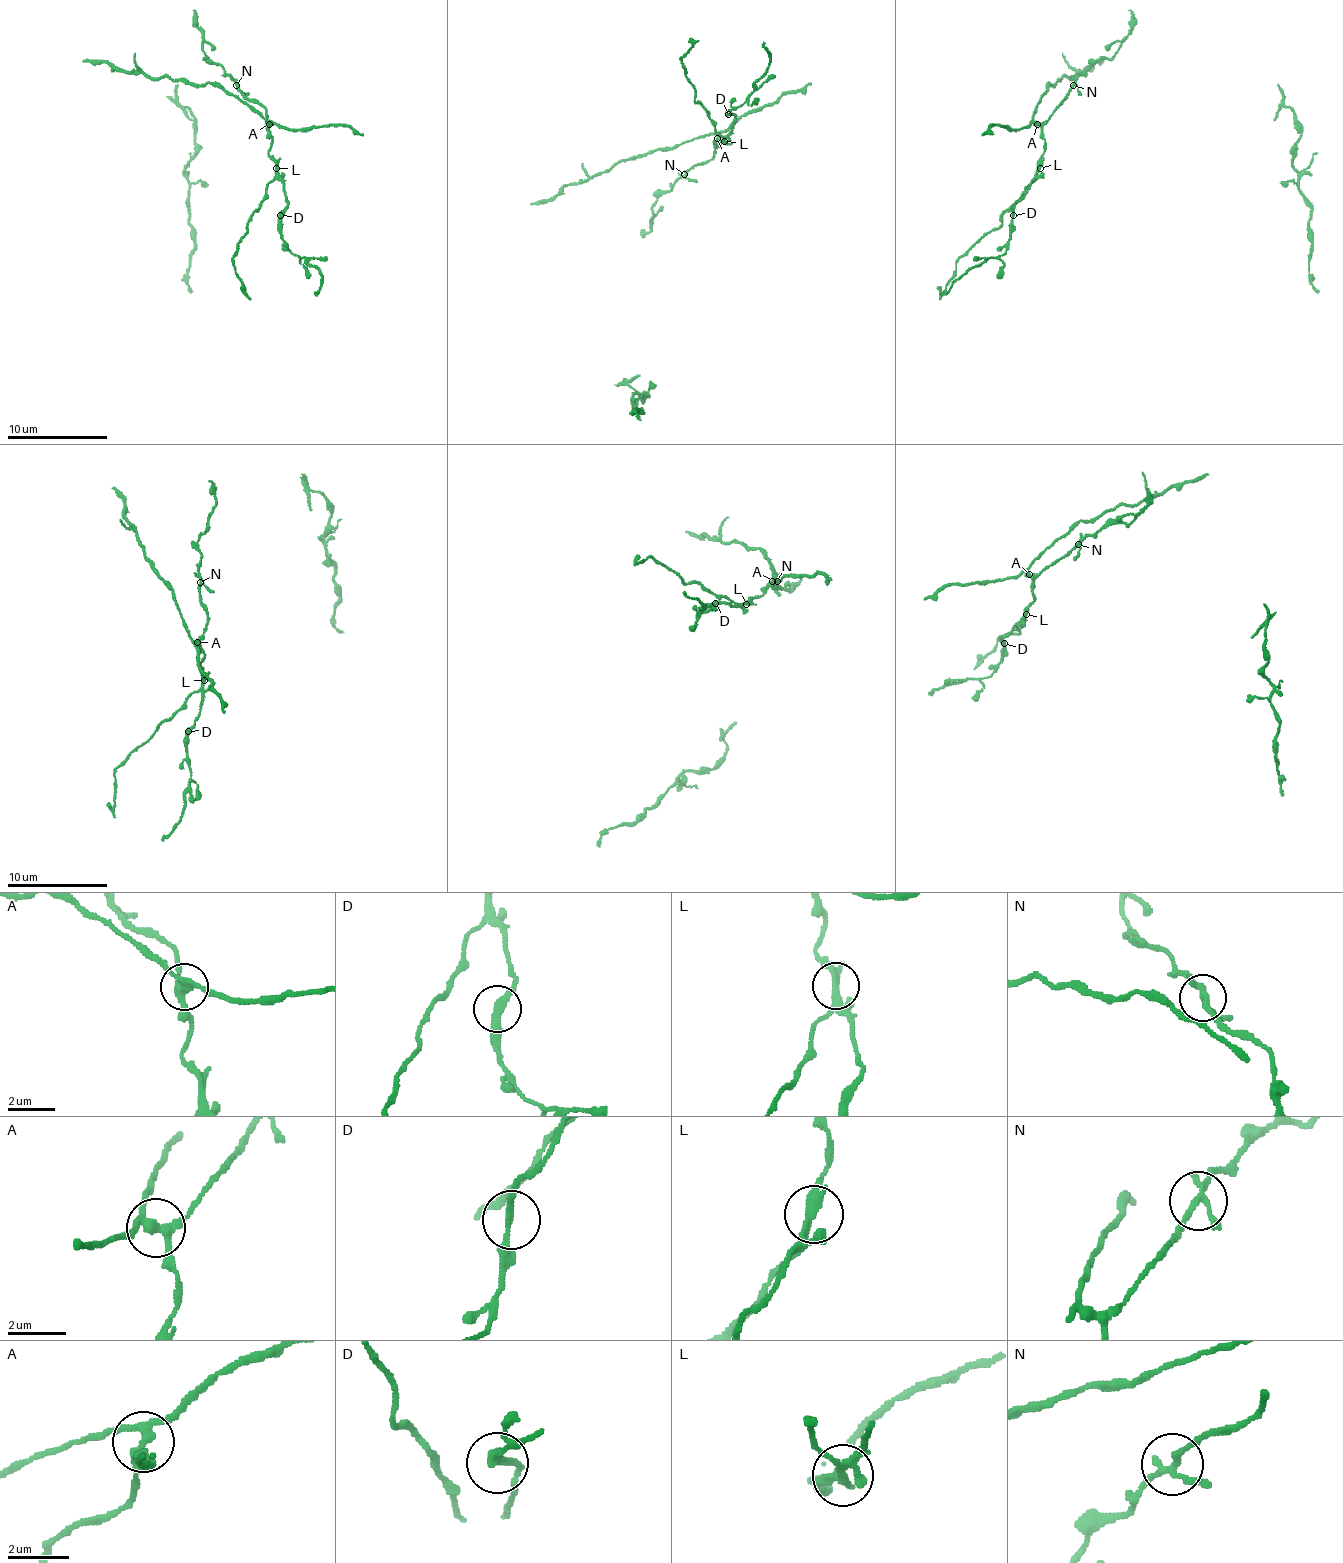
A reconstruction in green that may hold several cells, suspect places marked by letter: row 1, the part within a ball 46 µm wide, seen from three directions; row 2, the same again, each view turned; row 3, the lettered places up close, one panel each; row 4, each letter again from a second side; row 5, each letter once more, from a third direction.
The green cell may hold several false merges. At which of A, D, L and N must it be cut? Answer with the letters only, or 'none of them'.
A, L

